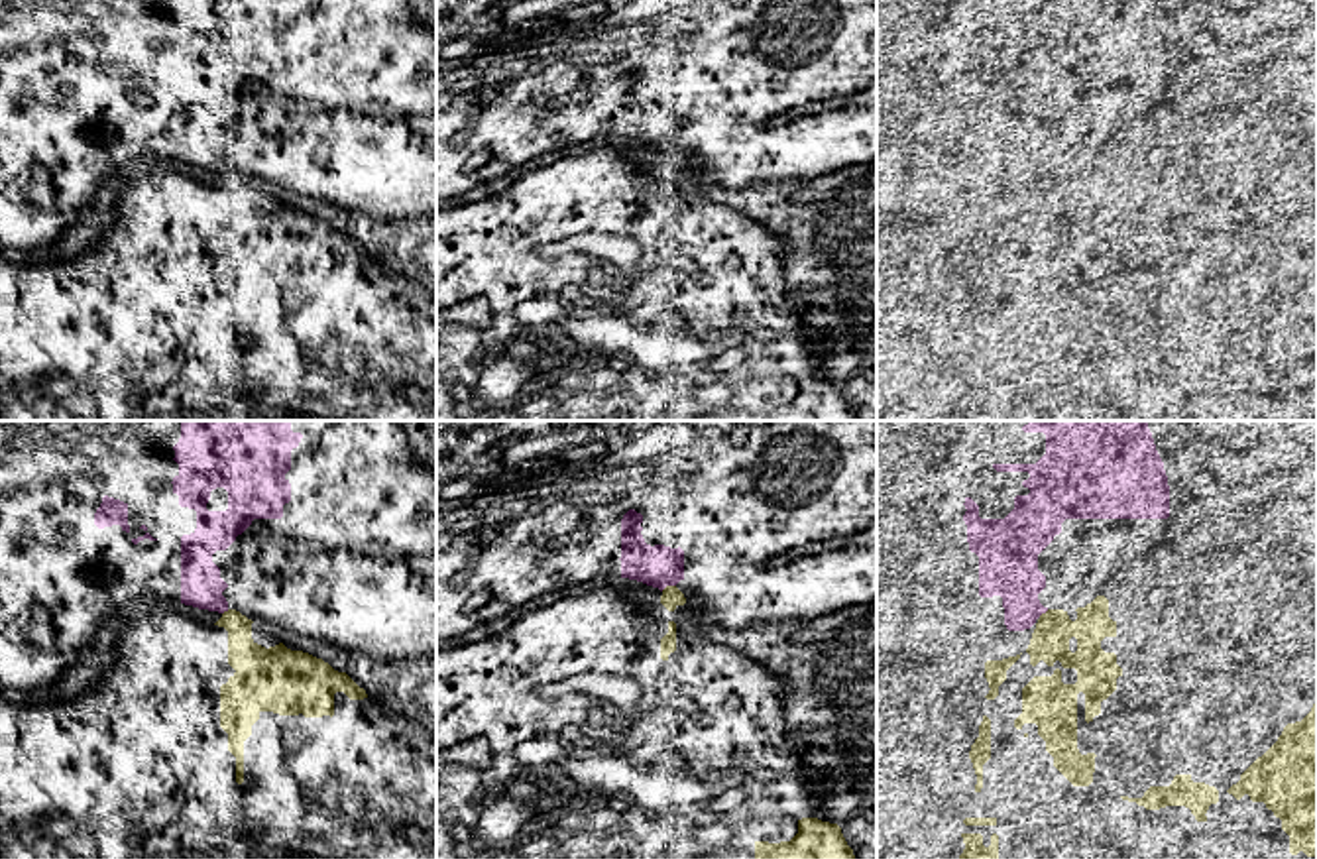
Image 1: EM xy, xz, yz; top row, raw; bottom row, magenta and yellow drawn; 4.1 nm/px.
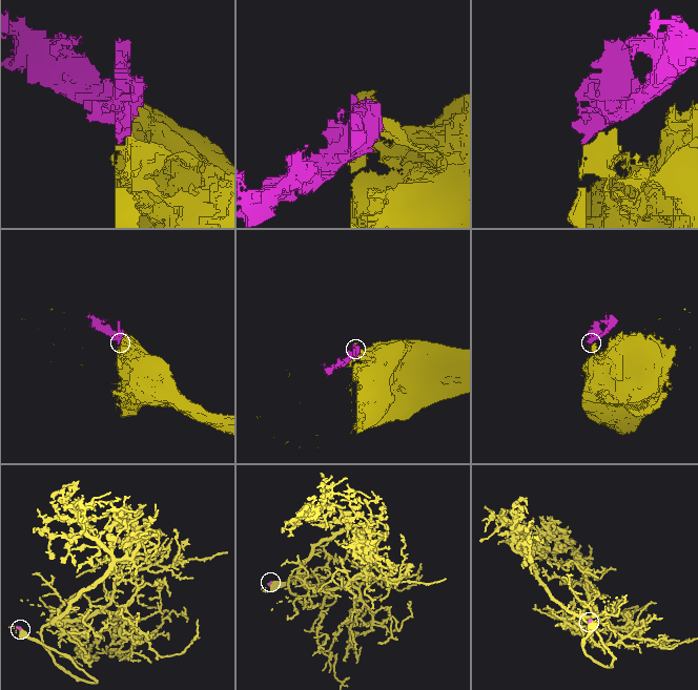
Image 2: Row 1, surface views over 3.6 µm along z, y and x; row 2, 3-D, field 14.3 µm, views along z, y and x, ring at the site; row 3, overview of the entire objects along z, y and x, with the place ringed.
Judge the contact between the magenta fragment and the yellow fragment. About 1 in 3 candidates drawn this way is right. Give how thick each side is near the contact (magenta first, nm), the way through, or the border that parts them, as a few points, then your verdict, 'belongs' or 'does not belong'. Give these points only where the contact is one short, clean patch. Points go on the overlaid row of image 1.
170/80 nm | does not belong

